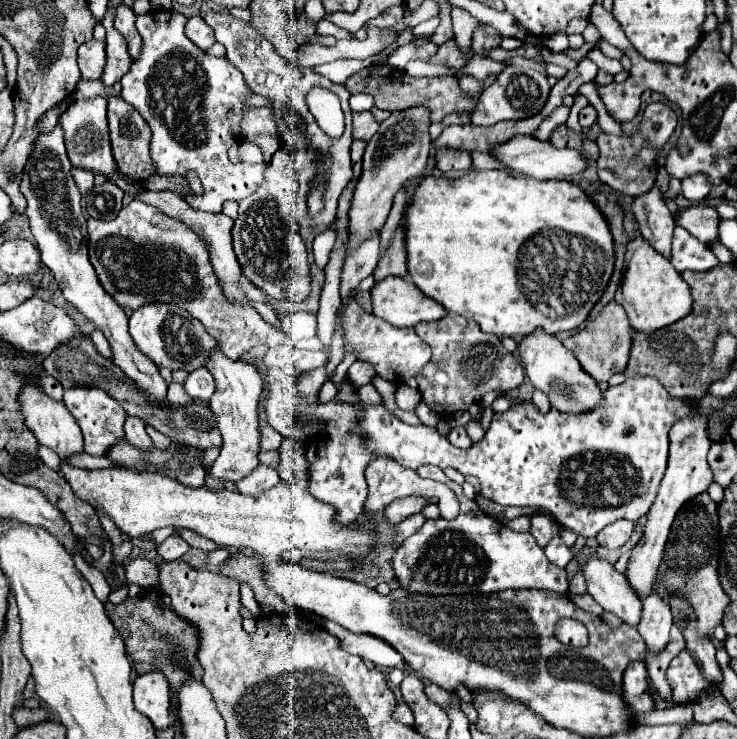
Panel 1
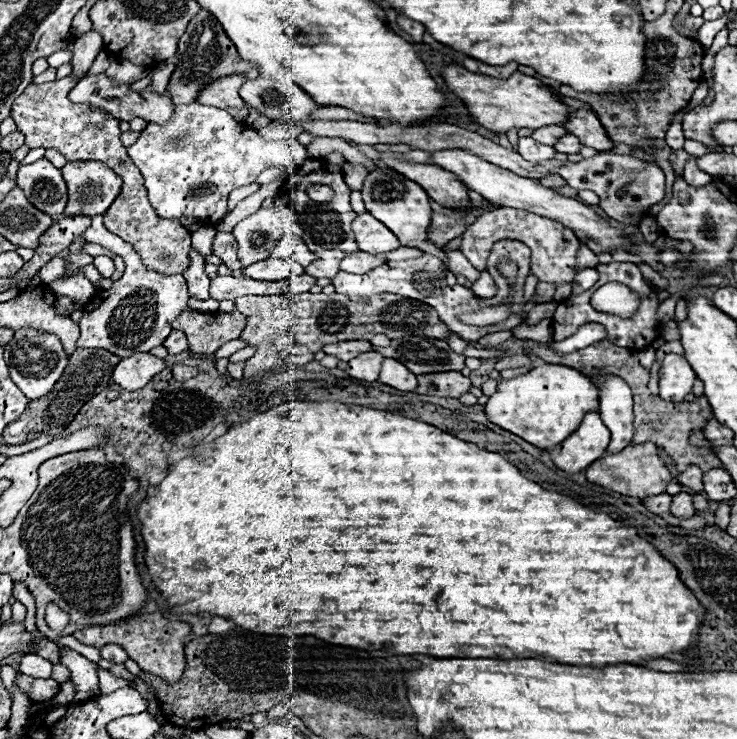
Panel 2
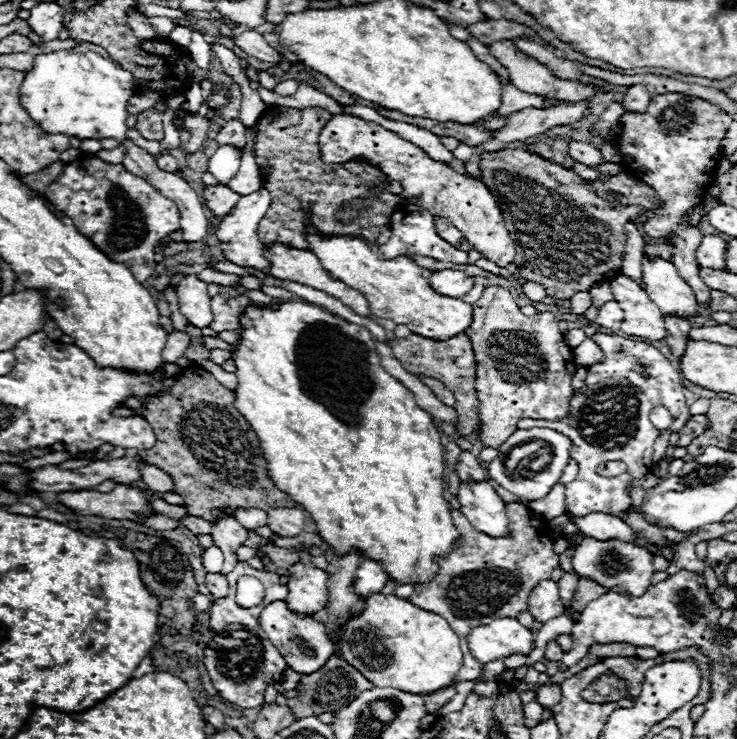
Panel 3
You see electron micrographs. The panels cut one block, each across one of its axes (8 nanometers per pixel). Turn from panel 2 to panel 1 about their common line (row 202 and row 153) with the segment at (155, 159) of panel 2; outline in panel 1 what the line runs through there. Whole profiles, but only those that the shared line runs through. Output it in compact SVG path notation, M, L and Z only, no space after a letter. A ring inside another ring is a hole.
M152 10L136 16L136 28L144 40L144 48L140 58L130 66L128 74L120 80L122 98L128 104L132 104L152 128L150 156L158 166L158 174L186 176L188 170L198 172L204 186L204 194L202 196L188 194L188 204L204 212L220 212L224 202L228 200L240 202L248 198L252 192L256 192L256 188L264 180L264 164L232 164L226 154L232 144L242 140L240 120L246 110L246 104L242 100L252 92L246 86L242 74L226 58L208 56L186 38L184 34L186 22L188 18L174 10L166 10L166 12Z

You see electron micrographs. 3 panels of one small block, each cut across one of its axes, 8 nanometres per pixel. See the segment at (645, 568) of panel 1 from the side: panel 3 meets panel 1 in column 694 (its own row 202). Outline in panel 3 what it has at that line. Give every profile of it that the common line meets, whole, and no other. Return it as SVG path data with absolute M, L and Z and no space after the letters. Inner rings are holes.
M334 114L322 128L318 144L322 150L322 160L326 164L366 160L368 164L378 166L388 176L388 180L396 180L404 186L404 200L430 210L434 216L452 220L456 228L460 228L460 232L468 236L468 242L482 254L482 258L488 258L500 268L506 268L514 260L516 244L504 226L504 218L494 196L480 180L464 176L454 168L432 160L422 148L402 140L394 132L348 114Z

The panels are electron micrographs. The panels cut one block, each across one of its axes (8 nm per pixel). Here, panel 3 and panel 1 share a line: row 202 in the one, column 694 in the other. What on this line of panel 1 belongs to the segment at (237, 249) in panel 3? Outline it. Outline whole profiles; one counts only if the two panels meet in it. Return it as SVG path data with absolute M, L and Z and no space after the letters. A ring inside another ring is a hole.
M682 226L674 228L674 242L672 242L672 266L678 272L684 270L710 270L720 260L716 254L700 240L696 240L688 230Z

